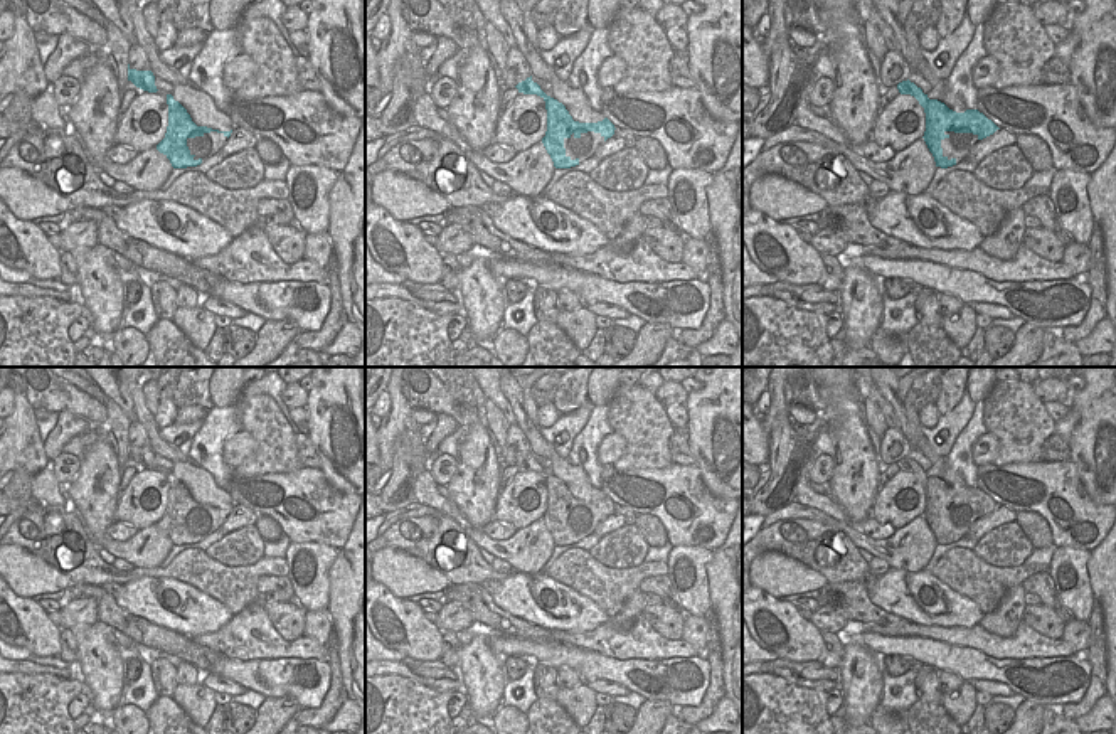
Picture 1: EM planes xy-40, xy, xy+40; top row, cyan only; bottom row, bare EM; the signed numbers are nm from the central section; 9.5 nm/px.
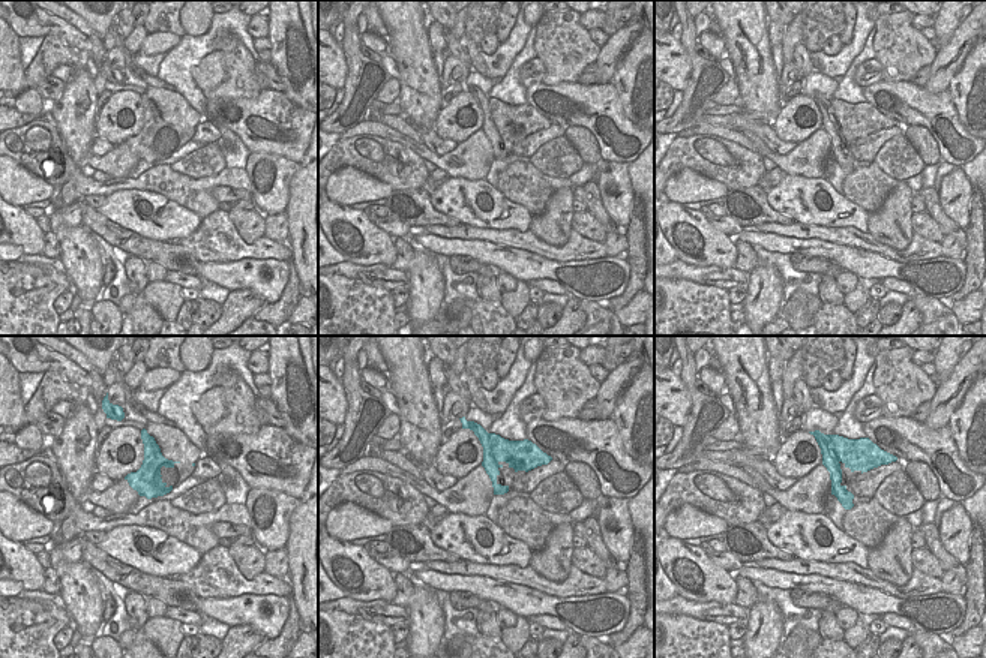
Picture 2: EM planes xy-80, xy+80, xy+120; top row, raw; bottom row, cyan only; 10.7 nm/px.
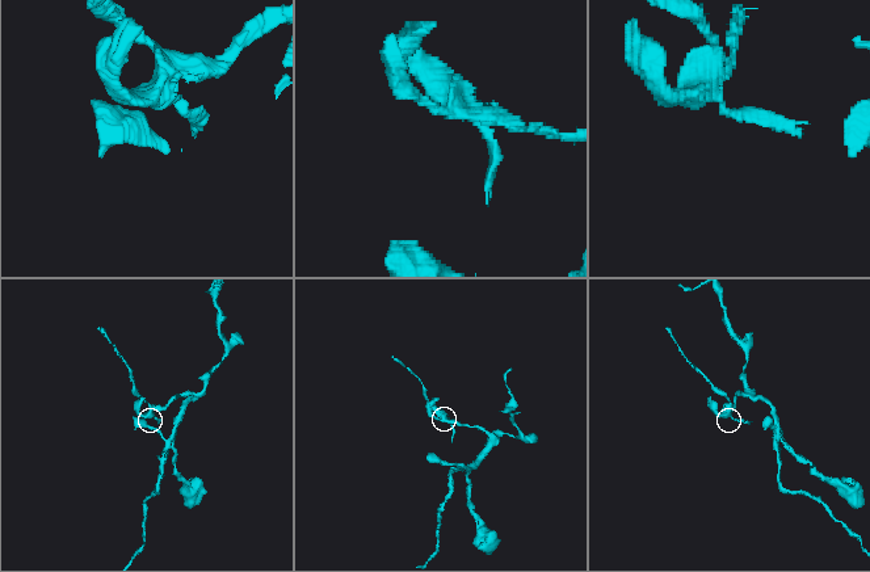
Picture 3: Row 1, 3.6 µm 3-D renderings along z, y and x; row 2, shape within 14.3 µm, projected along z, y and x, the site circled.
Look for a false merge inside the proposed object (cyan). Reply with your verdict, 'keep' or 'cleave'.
cleave

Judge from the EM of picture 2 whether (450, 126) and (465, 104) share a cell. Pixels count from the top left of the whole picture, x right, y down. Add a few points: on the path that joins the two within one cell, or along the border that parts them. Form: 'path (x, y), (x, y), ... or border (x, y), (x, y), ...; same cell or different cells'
path (453, 120), (459, 108); same cell

